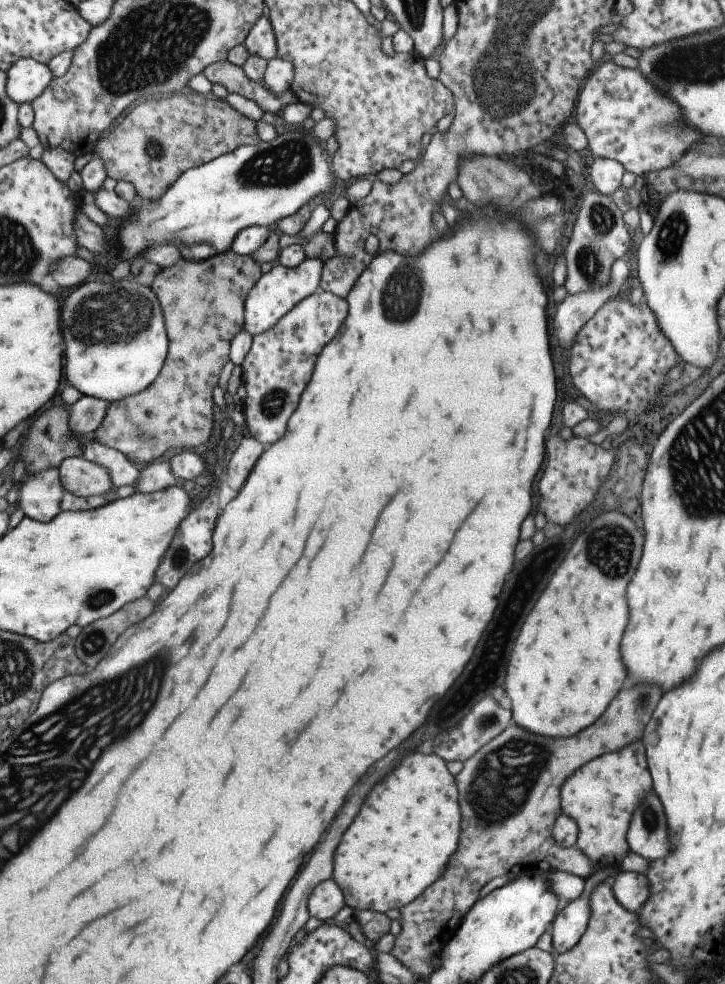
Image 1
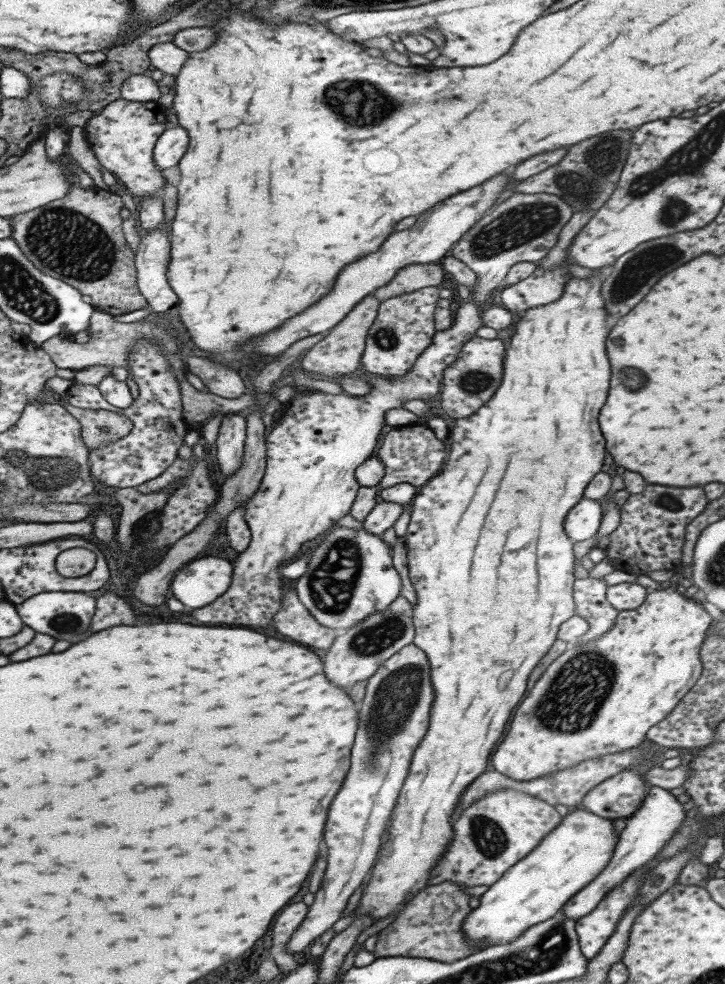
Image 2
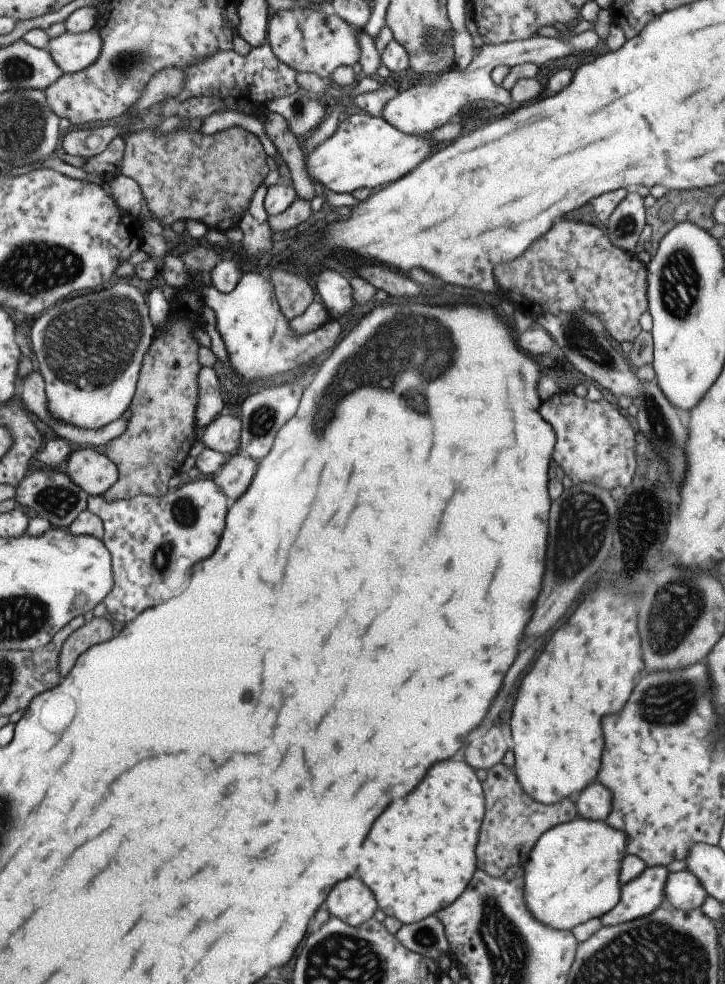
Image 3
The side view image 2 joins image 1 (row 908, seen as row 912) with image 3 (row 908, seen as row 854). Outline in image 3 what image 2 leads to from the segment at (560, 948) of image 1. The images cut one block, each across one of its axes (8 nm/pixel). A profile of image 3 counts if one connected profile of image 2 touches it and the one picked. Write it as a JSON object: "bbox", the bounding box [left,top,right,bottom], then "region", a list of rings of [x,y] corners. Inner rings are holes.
{"bbox":[599,866,666,927],"region":[[[666,866],[646,867],[640,876],[623,884],[618,904],[599,917],[604,927],[622,924],[653,913],[665,900]]]}

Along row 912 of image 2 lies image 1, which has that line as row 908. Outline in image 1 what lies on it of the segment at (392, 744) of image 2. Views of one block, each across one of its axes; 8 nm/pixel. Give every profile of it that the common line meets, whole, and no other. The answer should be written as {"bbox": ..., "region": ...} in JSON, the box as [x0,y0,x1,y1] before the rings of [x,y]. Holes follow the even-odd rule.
{"bbox":[308,880,345,924],"region":[[[334,880],[320,882],[308,898],[309,916],[319,918],[323,924],[334,918],[345,905],[342,889],[336,886]]]}

